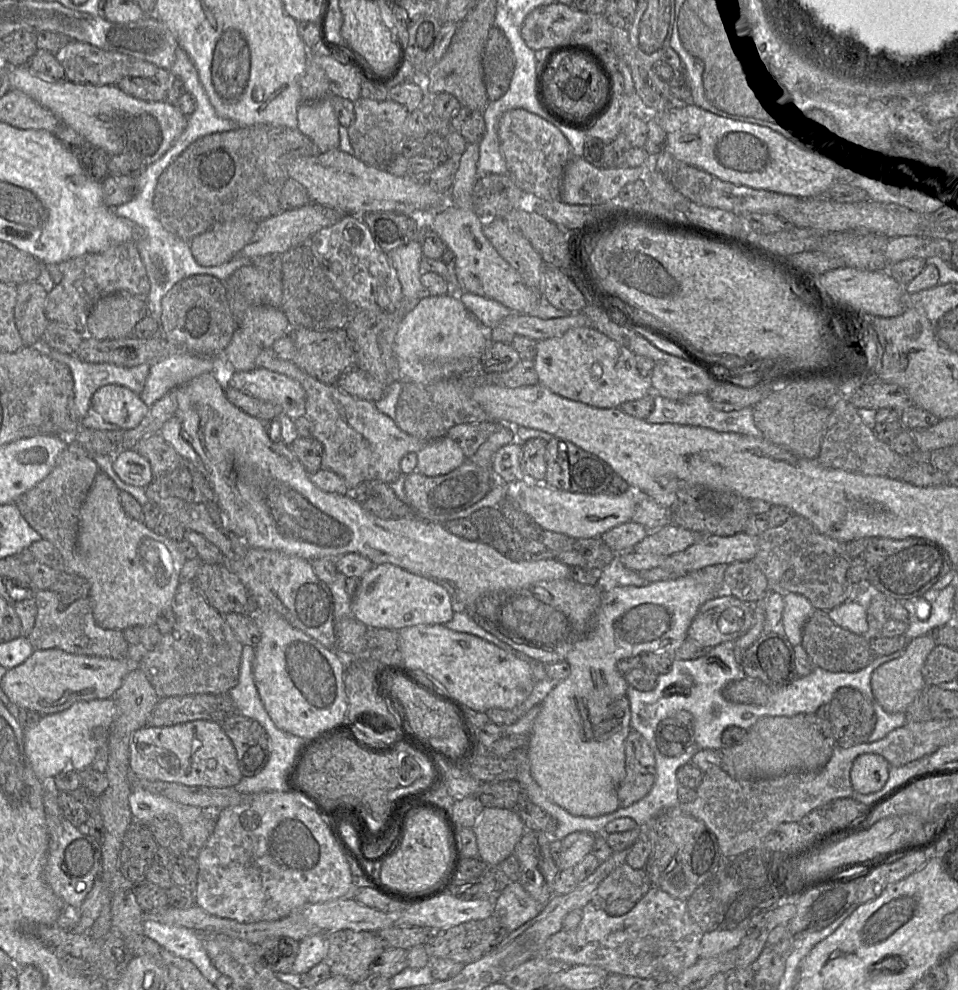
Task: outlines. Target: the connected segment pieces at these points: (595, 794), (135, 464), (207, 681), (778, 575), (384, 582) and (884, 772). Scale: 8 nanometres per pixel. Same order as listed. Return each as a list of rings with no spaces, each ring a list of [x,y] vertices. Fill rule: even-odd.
[[[717,564],[705,567],[701,570],[686,574],[685,576],[667,581],[648,583],[646,586],[618,586],[609,591],[602,592],[601,604],[594,616],[594,625],[591,631],[579,641],[567,654],[565,661],[570,666],[570,674],[564,680],[555,683],[553,689],[540,705],[540,711],[535,718],[529,733],[528,759],[533,778],[556,804],[575,816],[596,817],[610,814],[616,811],[620,805],[617,796],[619,784],[625,775],[625,740],[630,732],[631,711],[627,697],[628,683],[623,674],[616,667],[619,660],[627,657],[639,656],[646,652],[673,654],[687,639],[688,629],[697,615],[699,608],[708,600],[711,600],[724,593],[724,573],[728,564]]]
[[[124,450],[113,457],[112,467],[126,484],[145,487],[154,480],[149,461],[134,450]]]
[[[189,581],[179,584],[172,601],[172,609],[175,614],[175,624],[172,631],[162,636],[162,641],[158,648],[150,652],[145,652],[139,663],[139,667],[144,672],[147,679],[161,699],[174,696],[190,696],[198,694],[227,694],[238,683],[240,673],[240,658],[243,648],[242,643],[238,640],[238,638],[231,630],[230,626],[226,623],[223,615],[220,614],[207,602],[204,594],[195,581]]]
[[[792,514],[783,524],[768,528],[759,535],[759,548],[753,561],[765,575],[769,589],[801,594],[815,609],[829,611],[854,595],[856,584],[847,579],[852,561],[847,543],[820,533],[800,515]]]
[[[390,563],[374,565],[367,571],[352,596],[352,616],[369,629],[398,631],[416,625],[444,625],[454,612],[452,597],[443,586]]]
[[[867,753],[858,756],[851,768],[850,780],[854,791],[872,794],[887,782],[891,766],[881,755]]]

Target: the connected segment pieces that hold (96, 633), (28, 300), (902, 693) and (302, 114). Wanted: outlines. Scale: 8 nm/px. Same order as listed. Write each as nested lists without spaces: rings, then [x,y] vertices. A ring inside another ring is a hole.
[[[50,589],[33,593],[37,606],[34,627],[27,636],[34,650],[60,649],[71,654],[122,659],[127,657],[129,644],[123,631],[104,629],[97,625],[89,597],[65,605]]]
[[[38,281],[17,286],[14,319],[24,346],[31,347],[41,339],[49,324],[45,315],[47,295],[48,293]]]
[[[926,634],[907,642],[903,654],[880,667],[871,675],[871,689],[878,704],[889,713],[905,713],[915,697],[928,686],[922,675],[925,660],[936,646],[933,637]]]
[[[331,95],[298,108],[297,130],[324,153],[339,147],[340,123],[334,112]]]

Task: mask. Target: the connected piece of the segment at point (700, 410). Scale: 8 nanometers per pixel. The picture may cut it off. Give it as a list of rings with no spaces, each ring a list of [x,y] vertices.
[[[697,393],[688,395],[679,400],[672,400],[661,395],[654,394],[654,407],[651,413],[645,418],[645,421],[656,424],[679,424],[691,425],[710,428],[718,432],[734,432],[745,435],[752,435],[761,437],[762,433],[757,428],[753,419],[753,408],[744,407],[742,409],[735,409],[724,411],[716,408],[714,403],[706,393]]]

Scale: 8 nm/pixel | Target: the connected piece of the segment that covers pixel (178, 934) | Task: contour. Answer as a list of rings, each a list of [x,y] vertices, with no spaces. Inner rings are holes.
[[[145,920],[143,929],[146,936],[164,949],[191,961],[197,968],[201,968],[201,961],[204,961],[207,966],[213,967],[200,934],[196,930],[188,927],[167,925],[154,920]]]

